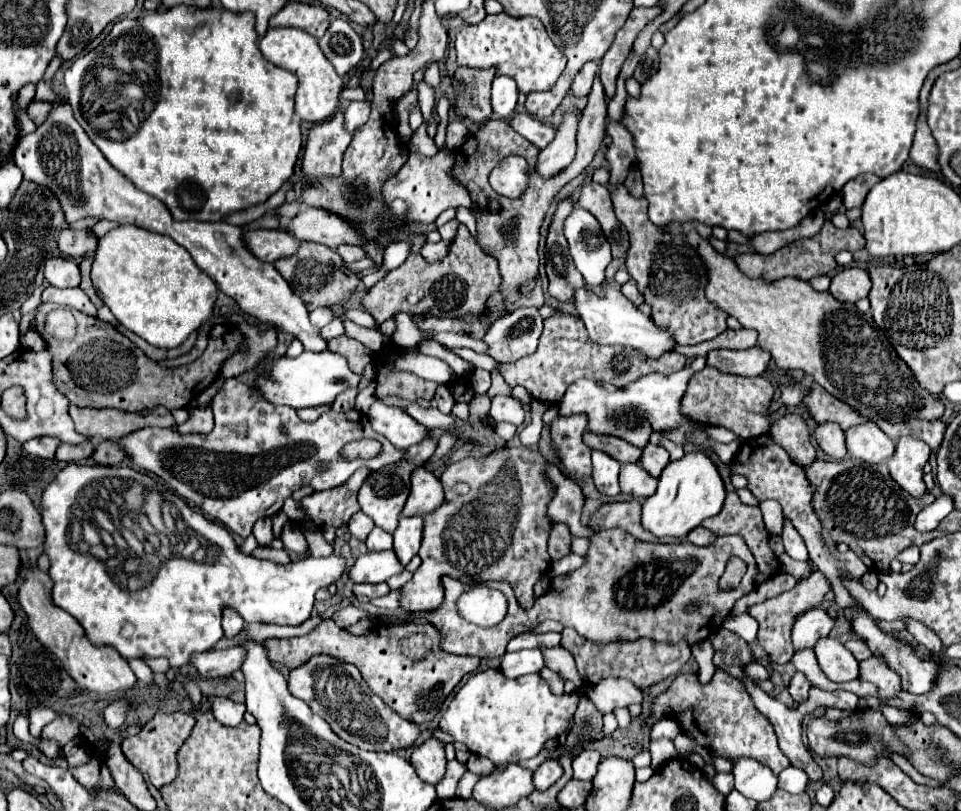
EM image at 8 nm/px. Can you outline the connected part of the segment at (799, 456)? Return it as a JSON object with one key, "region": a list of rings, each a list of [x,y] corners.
{"region":[[[785,414],[769,428],[771,438],[787,450],[791,460],[799,466],[811,464],[815,460],[813,446],[809,444],[809,428],[797,414]]]}

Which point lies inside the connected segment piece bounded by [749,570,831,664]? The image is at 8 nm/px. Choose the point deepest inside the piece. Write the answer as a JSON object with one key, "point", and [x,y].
{"point":[776,616]}

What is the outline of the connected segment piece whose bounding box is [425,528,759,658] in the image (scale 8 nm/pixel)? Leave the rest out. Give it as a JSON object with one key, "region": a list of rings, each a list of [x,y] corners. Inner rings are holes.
{"region":[[[611,528],[611,530],[599,530],[597,534],[591,536],[591,546],[589,552],[585,554],[587,564],[575,572],[569,572],[567,578],[555,578],[551,582],[551,588],[535,600],[533,608],[525,610],[521,614],[521,608],[513,596],[513,590],[509,584],[505,582],[489,582],[487,586],[499,590],[505,594],[507,598],[507,614],[505,618],[491,628],[481,628],[475,626],[471,622],[467,622],[457,611],[456,603],[465,588],[461,586],[459,580],[455,580],[449,576],[443,578],[443,587],[445,588],[445,598],[439,610],[433,610],[429,614],[425,614],[425,618],[441,630],[441,646],[443,650],[451,652],[451,654],[469,654],[469,656],[479,656],[479,658],[499,658],[505,654],[505,646],[507,642],[537,626],[543,620],[557,620],[567,628],[575,628],[583,638],[591,640],[591,642],[623,642],[623,640],[637,640],[641,636],[659,640],[659,642],[667,642],[667,644],[677,644],[679,640],[685,640],[687,644],[699,642],[703,638],[707,638],[709,634],[699,634],[699,630],[703,626],[707,626],[707,630],[715,632],[721,626],[721,620],[731,614],[731,608],[735,604],[735,600],[747,596],[749,592],[757,590],[757,564],[753,554],[749,552],[747,544],[743,542],[743,538],[739,536],[719,536],[713,544],[709,546],[695,546],[691,542],[679,542],[679,544],[651,544],[651,542],[641,542],[637,538],[633,538],[631,534],[627,534],[621,528]],[[731,556],[739,556],[745,564],[747,564],[747,574],[743,576],[741,584],[737,586],[737,590],[721,590],[719,588],[719,578],[725,572],[725,566],[729,562]]]}

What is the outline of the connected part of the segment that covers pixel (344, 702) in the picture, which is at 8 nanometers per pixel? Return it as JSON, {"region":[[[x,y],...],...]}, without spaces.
{"region":[[[323,654],[311,658],[307,664],[291,670],[289,692],[305,700],[339,738],[363,750],[401,750],[413,746],[419,738],[419,726],[399,718],[385,702],[381,702],[377,694],[371,692],[361,672],[347,662],[337,662],[335,658]]]}

